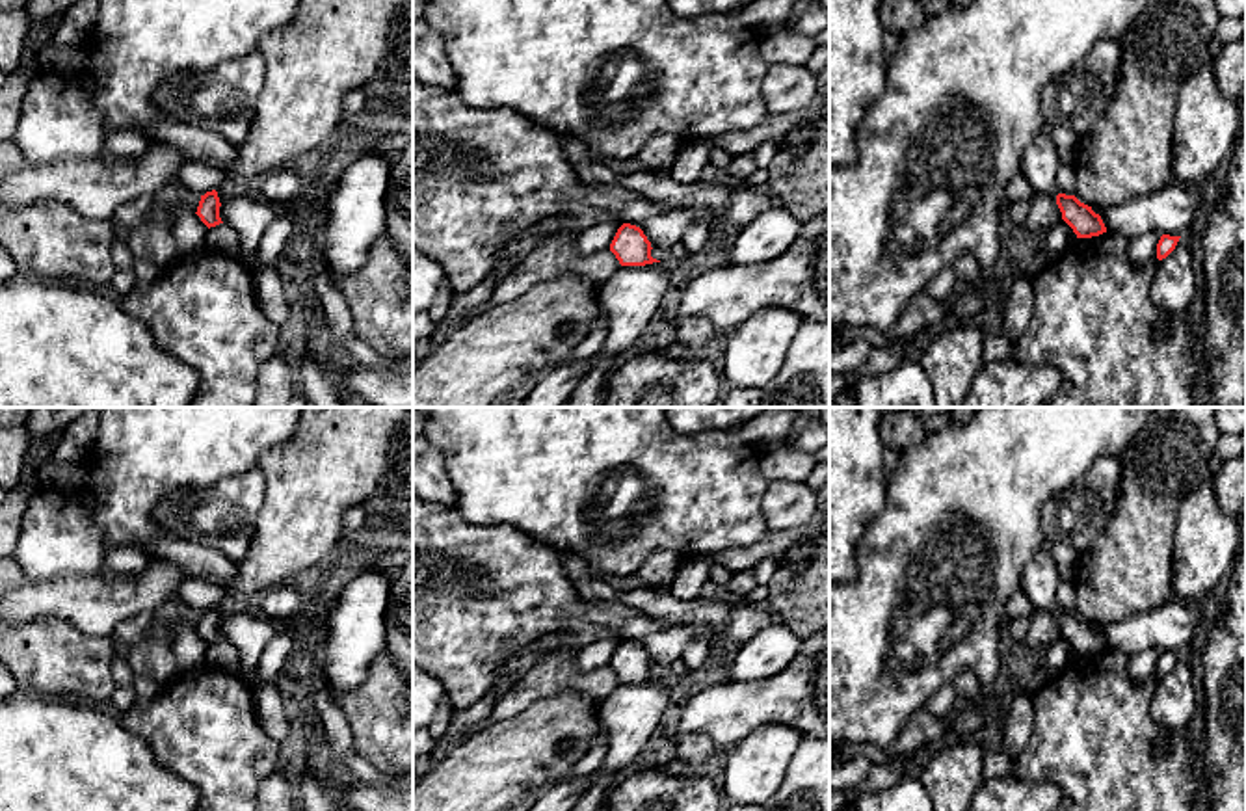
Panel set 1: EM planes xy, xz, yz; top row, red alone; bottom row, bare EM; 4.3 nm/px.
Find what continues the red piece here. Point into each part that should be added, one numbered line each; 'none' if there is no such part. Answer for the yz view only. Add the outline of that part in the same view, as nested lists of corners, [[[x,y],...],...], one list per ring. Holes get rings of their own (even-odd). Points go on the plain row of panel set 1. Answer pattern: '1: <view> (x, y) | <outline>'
1: yz (1040, 579) | [[[1045,549],[1025,565],[1019,590],[1034,608],[1045,610],[1056,618],[1056,612],[1060,610],[1056,601],[1060,580],[1051,551]]]

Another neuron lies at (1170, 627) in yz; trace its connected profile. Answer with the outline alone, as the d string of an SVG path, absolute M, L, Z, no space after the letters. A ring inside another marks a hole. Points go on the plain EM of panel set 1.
M1172 601L1153 610L1103 625L1107 647L1131 658L1146 649L1185 653L1194 634L1205 629L1200 603Z

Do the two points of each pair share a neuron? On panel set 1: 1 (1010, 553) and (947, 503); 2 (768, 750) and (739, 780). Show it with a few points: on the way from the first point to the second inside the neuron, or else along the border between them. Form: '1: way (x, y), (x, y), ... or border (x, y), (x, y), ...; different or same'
1: way (994, 536), (980, 519), (964, 510); same
2: way (761, 757), (746, 772); same

